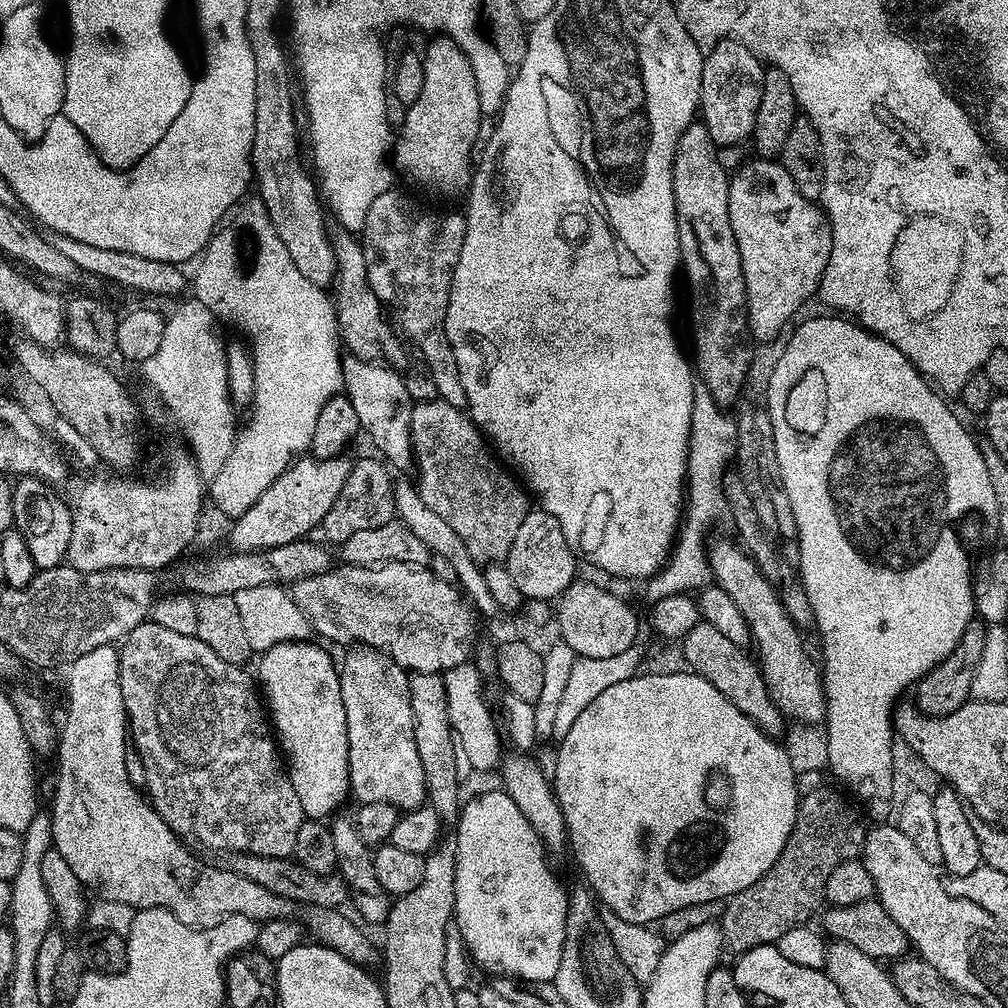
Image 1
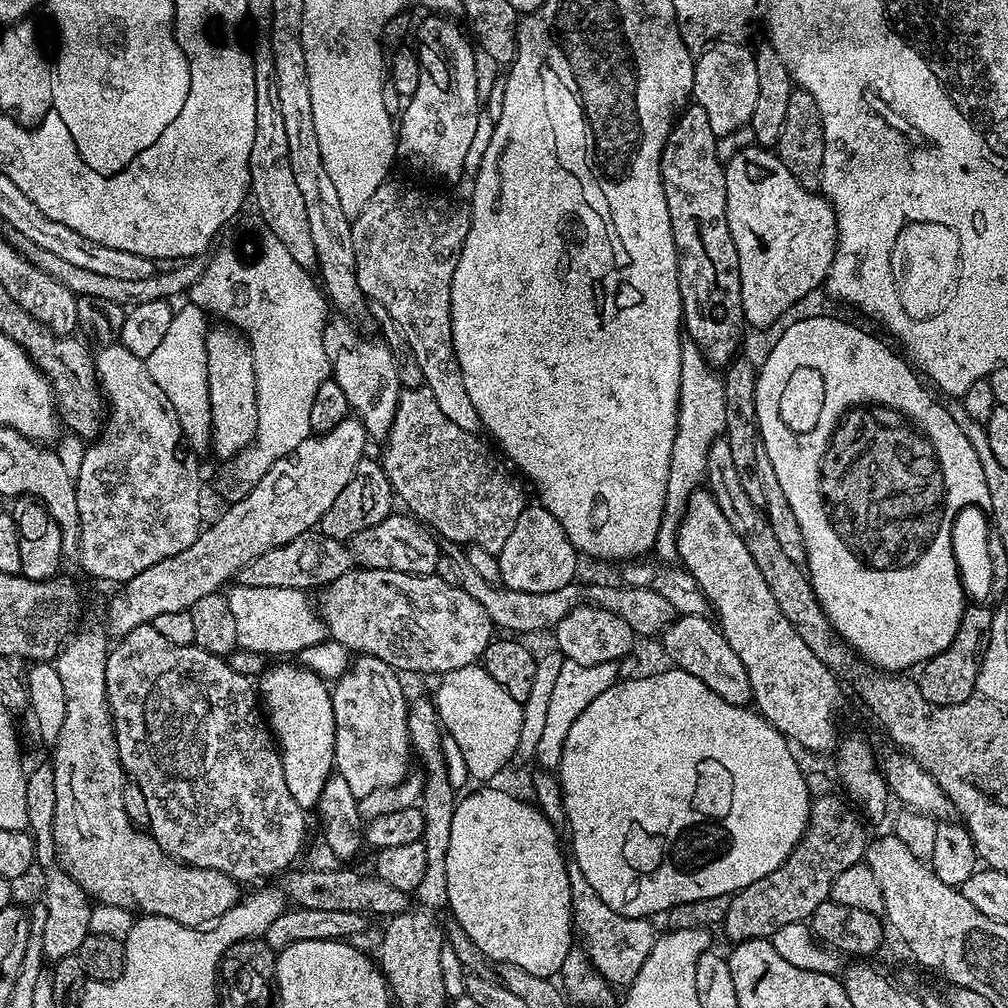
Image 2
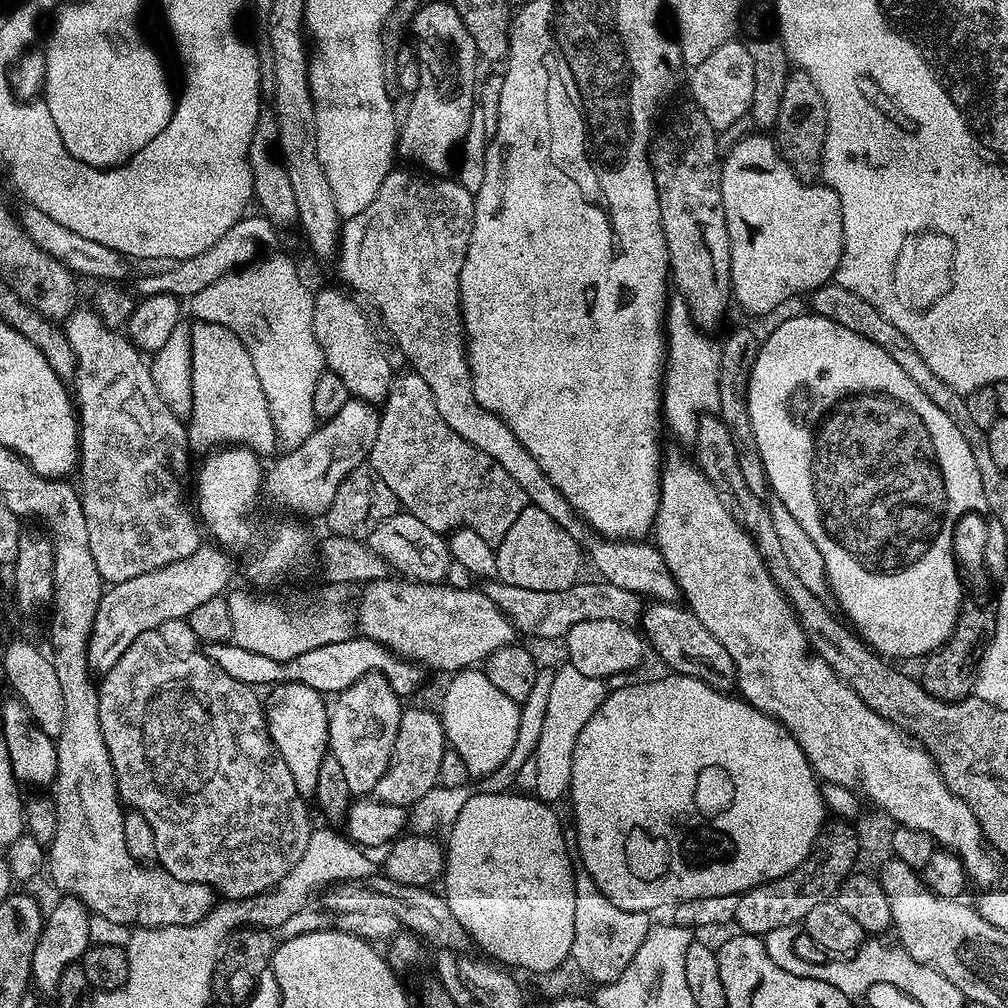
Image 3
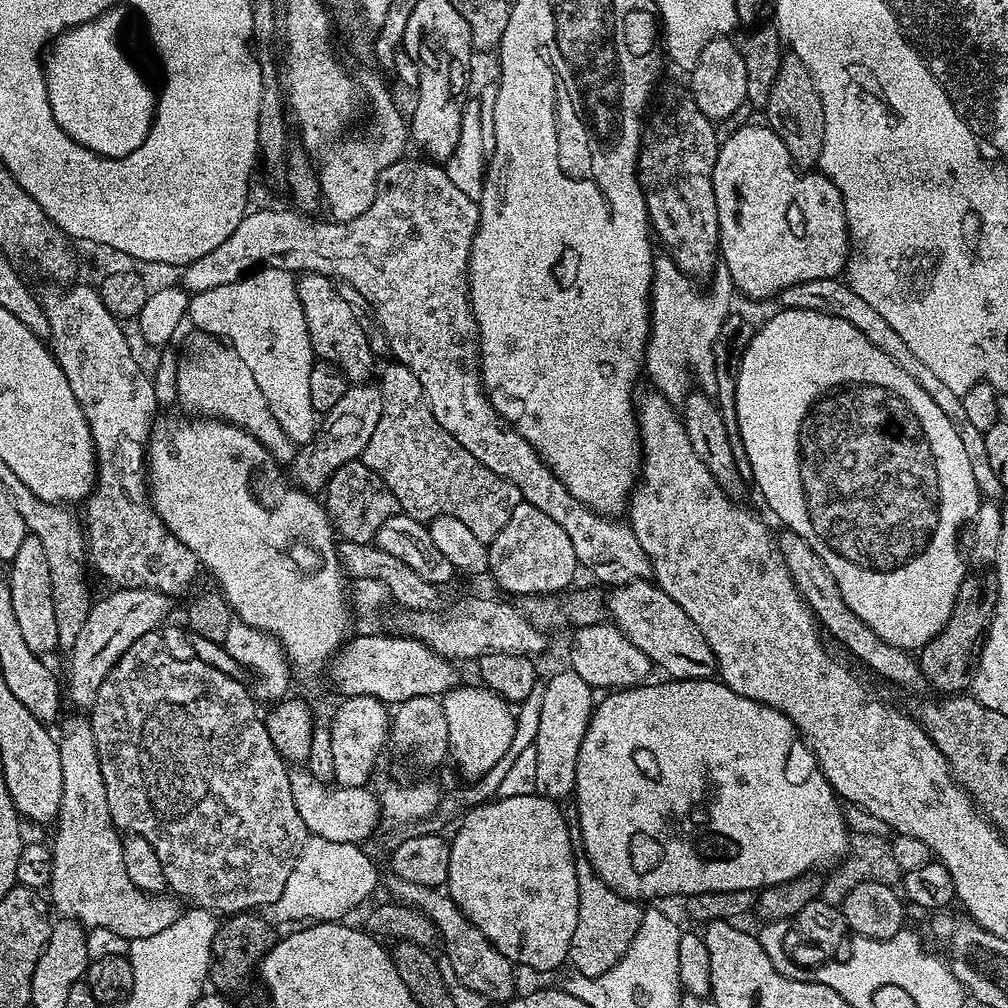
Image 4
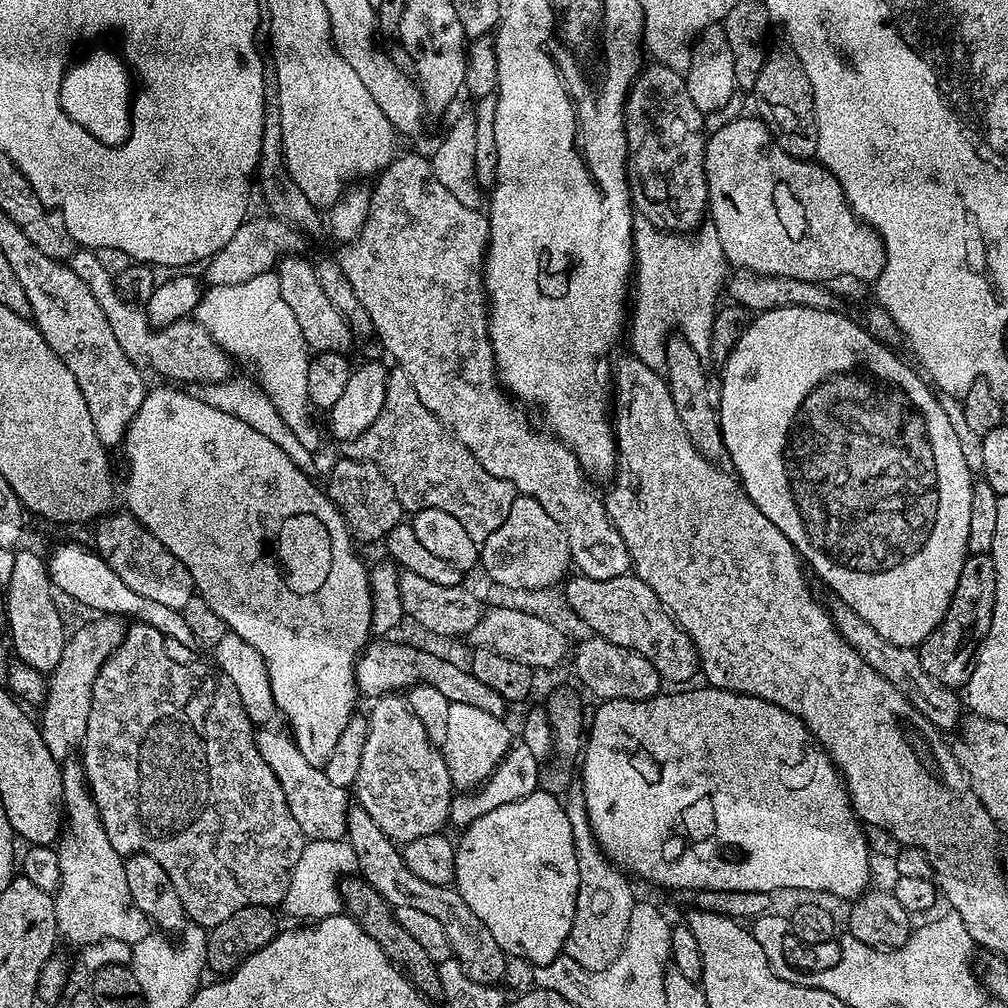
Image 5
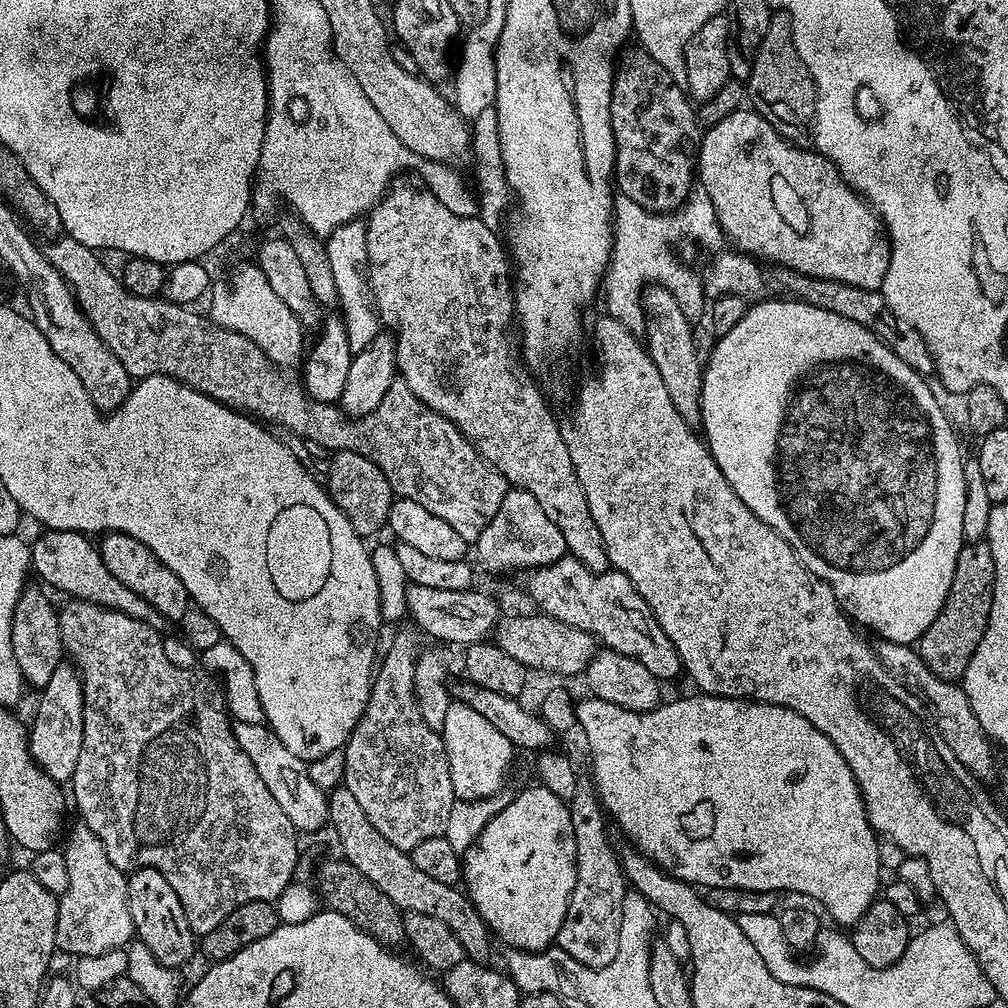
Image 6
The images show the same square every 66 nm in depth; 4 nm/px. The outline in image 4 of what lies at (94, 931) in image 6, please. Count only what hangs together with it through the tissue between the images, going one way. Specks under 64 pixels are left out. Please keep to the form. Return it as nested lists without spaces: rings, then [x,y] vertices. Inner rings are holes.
[[[70,717],[64,724],[64,733],[59,733],[58,741],[62,762],[62,800],[60,812],[54,821],[54,828],[57,828],[56,837],[50,840],[52,849],[50,900],[55,911],[61,917],[72,917],[86,929],[114,930],[114,934],[122,934],[122,938],[130,942],[138,938],[150,938],[150,934],[158,934],[161,930],[166,930],[166,926],[174,926],[176,919],[182,915],[181,901],[172,894],[143,892],[132,881],[130,874],[126,874],[122,854],[124,842],[112,820],[110,806],[106,800],[106,782],[102,778],[102,766],[98,758],[98,746],[94,742],[91,719]]]

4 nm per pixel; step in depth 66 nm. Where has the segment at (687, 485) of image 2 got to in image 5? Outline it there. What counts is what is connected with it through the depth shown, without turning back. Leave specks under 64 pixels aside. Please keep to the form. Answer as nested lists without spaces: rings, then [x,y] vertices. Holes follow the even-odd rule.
[[[636,218],[632,222],[632,255],[634,295],[630,300],[631,355],[646,362],[646,366],[663,369],[666,362],[664,347],[675,330],[686,342],[690,342],[690,346],[694,346],[694,354],[711,357],[712,323],[730,275],[730,265],[724,257],[722,238],[718,238],[716,227],[705,222],[691,234],[681,234],[665,232],[649,220]]]

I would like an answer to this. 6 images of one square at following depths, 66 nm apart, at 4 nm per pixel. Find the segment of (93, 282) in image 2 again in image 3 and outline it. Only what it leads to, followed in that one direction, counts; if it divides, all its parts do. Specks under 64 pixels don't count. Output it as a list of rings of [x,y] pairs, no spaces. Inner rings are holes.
[[[245,215],[244,219],[239,220],[214,246],[210,246],[210,250],[202,250],[202,254],[194,254],[194,258],[186,258],[175,266],[165,267],[168,268],[165,272],[152,272],[149,276],[142,277],[134,289],[135,295],[140,298],[154,295],[191,298],[194,294],[198,294],[198,290],[206,290],[206,286],[218,282],[218,278],[228,276],[231,272],[253,263],[257,259],[256,251],[263,244],[275,242],[277,229],[267,216],[252,215]]]

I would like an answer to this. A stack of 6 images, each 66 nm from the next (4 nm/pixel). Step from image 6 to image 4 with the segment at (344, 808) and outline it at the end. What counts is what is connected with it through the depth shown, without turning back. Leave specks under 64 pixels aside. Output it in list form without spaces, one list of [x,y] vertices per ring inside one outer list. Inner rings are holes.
[[[396,880],[394,886],[396,886],[395,899],[399,903],[418,909],[436,924],[436,931],[442,944],[444,940],[444,952],[448,955],[447,967],[454,970],[454,974],[460,979],[462,986],[482,994],[485,1001],[488,1002],[492,1002],[492,1000],[503,1002],[511,1000],[513,996],[517,995],[516,976],[512,973],[513,961],[507,960],[488,941],[486,934],[482,934],[482,930],[478,930],[478,926],[474,926],[474,922],[470,922],[470,918],[466,918],[466,914],[462,914],[462,910],[453,902],[447,891],[430,886],[414,886],[414,882],[405,880]]]

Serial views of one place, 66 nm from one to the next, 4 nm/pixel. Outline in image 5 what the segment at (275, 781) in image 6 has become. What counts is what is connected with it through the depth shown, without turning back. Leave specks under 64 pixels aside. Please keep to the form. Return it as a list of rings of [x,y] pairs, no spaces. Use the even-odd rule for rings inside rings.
[[[264,726],[255,733],[258,754],[274,770],[274,778],[286,794],[286,806],[294,814],[294,822],[302,829],[308,840],[342,840],[346,836],[346,817],[350,807],[349,789],[334,786],[326,778],[323,768],[316,768],[296,749],[296,742],[285,731],[275,732],[272,726]]]

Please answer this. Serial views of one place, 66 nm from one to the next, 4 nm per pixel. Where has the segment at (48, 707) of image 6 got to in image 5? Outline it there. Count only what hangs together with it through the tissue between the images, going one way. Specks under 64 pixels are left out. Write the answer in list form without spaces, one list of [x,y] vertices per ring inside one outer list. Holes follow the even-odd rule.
[[[100,614],[92,619],[96,620],[90,621],[89,624],[82,625],[73,636],[71,633],[71,635],[65,639],[62,658],[58,658],[58,666],[54,666],[54,670],[47,673],[46,676],[47,692],[42,703],[44,713],[38,716],[38,723],[47,749],[50,750],[50,754],[59,762],[67,761],[69,757],[71,757],[68,755],[70,755],[75,748],[77,751],[77,749],[81,747],[84,735],[86,734],[86,722],[90,722],[90,702],[94,694],[94,682],[98,678],[102,666],[107,662],[112,651],[122,642],[126,631],[125,621],[117,615]]]

